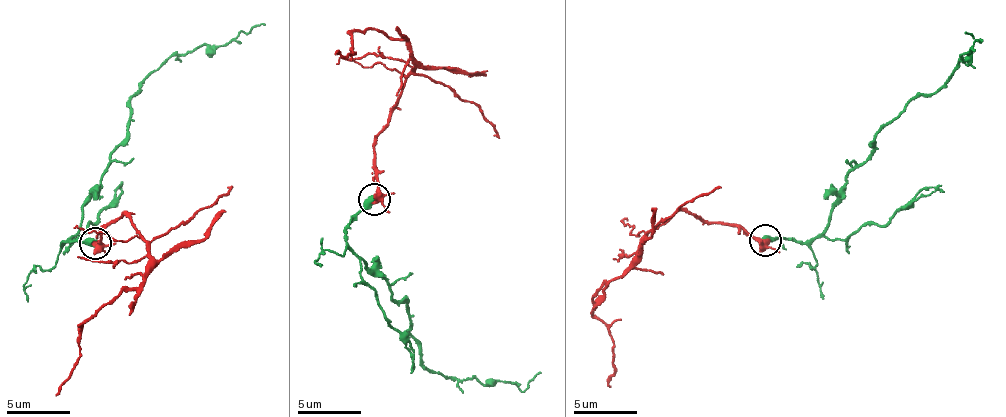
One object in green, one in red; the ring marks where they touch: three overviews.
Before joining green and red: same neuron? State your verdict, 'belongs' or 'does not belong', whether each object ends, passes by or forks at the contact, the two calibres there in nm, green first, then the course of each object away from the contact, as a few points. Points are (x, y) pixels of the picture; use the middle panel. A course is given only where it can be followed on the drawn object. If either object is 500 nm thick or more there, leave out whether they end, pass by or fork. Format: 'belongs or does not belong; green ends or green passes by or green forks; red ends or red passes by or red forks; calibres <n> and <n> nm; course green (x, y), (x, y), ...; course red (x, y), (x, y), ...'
belongs; calibres 600 and 360 nm; course green (375, 199), (350, 221), (347, 243), (404, 303), (408, 331), (424, 366), (520, 389), (542, 373); course red (375, 199), (373, 138), (415, 65), (402, 41), (372, 28), (352, 35), (354, 52), (345, 56), (334, 50)

